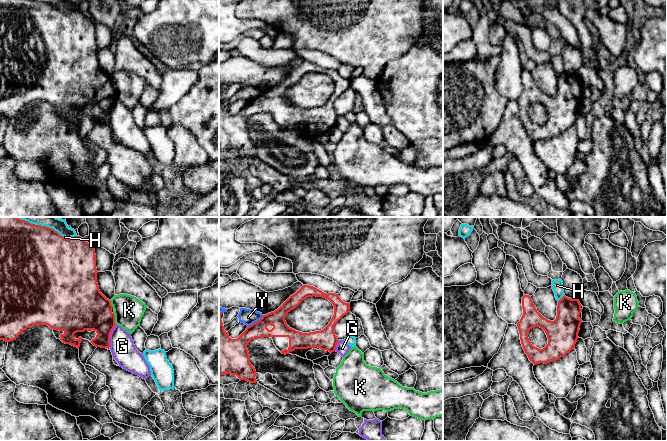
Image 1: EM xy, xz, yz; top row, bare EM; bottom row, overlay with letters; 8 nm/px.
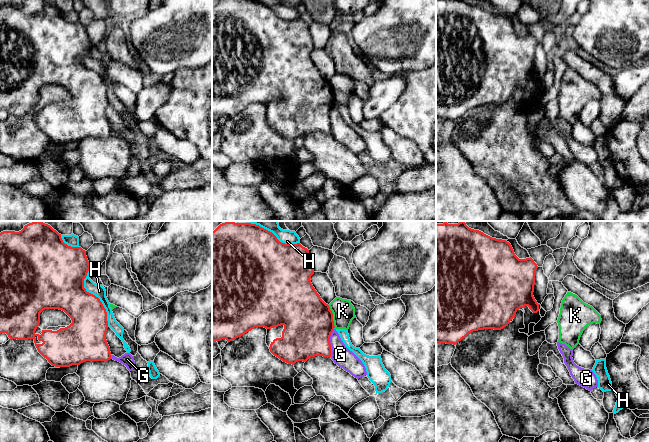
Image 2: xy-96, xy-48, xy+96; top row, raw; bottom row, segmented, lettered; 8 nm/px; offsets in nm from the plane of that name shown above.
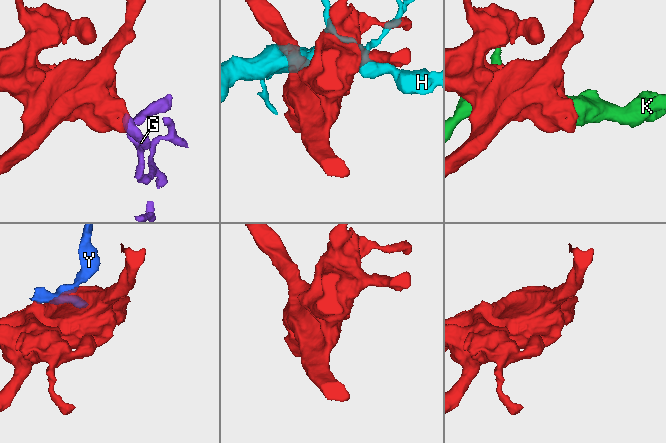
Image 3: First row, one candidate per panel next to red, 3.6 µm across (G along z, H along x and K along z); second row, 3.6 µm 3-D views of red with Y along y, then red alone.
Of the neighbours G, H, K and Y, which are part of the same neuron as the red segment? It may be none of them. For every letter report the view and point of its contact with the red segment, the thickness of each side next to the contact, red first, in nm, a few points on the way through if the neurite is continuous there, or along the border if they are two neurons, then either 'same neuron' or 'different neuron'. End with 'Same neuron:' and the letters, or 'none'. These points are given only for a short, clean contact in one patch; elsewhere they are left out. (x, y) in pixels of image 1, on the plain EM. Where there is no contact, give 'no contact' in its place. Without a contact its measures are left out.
G: meets red in xy at (109, 111); 320 nm thick on the red side, 190 nm on the other; border along xy (115, 100), (110, 110), (109, 122); different neuron
H: meets red in xy at (54, 6); 500 nm thick on the red side, 90 nm on the other; different neuron
K: meets red in xy at (114, 94); 360 nm thick on the red side, 240 nm on the other; different neuron
Y: meets red in xz at (255, 98); 140 nm thick on the red side, 120 nm on the other; different neuron
Same neuron: none

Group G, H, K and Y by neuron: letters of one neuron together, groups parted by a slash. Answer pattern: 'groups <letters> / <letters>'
groups G / H / K / Y

